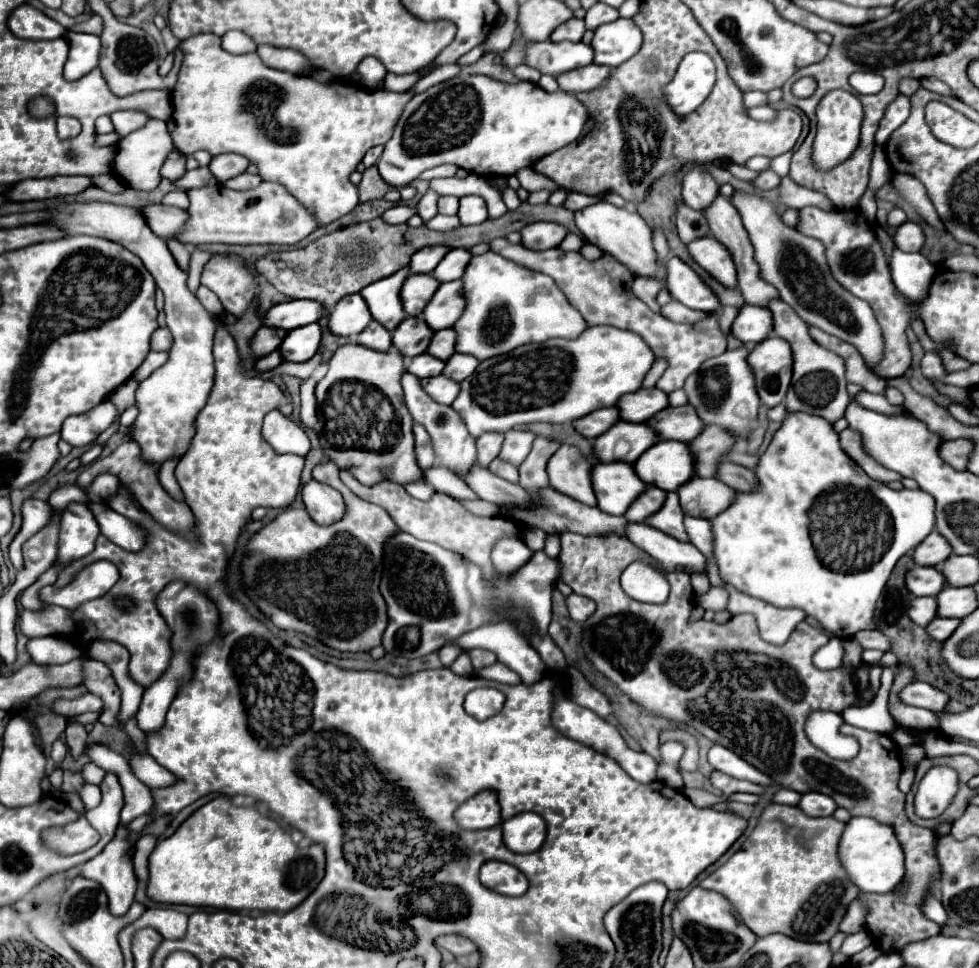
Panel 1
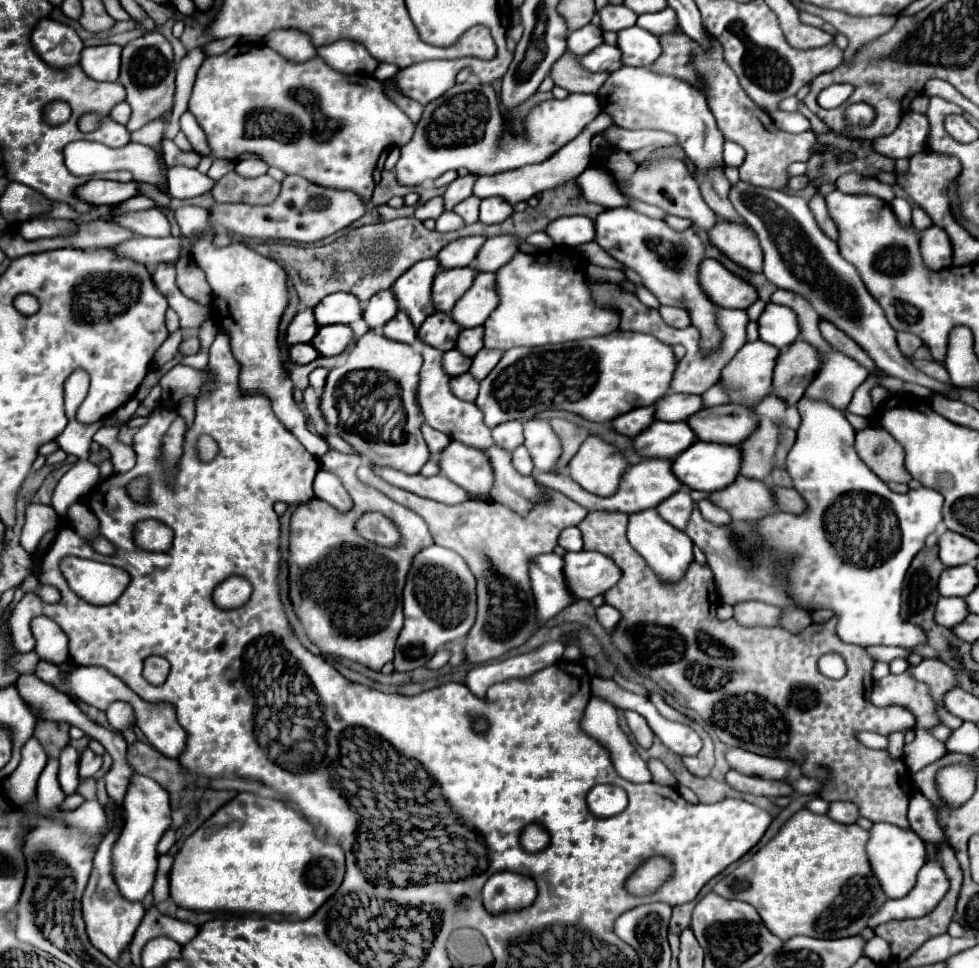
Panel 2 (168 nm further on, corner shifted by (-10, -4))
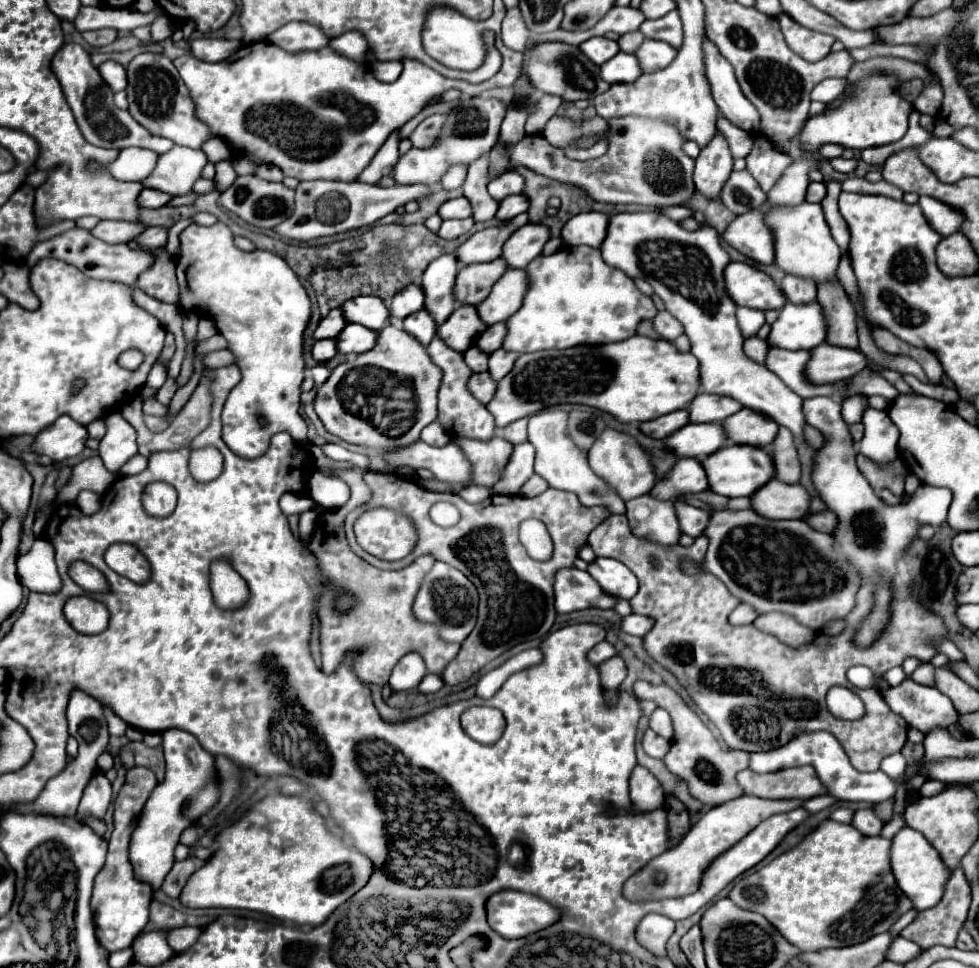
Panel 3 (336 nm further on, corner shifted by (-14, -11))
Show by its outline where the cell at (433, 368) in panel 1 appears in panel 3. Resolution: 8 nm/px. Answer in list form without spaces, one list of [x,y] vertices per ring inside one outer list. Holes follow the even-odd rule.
[[[470,346],[470,350],[464,352],[464,358],[466,358],[466,364],[470,366],[470,370],[474,374],[488,370],[488,354],[480,352],[476,346]]]

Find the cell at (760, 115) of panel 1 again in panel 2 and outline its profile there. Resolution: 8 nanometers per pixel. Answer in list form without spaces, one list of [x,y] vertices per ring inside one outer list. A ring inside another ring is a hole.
[[[776,111],[772,115],[774,123],[784,129],[784,131],[790,131],[790,133],[804,133],[804,131],[810,131],[810,121],[806,117],[802,117],[800,113],[786,113],[786,111]]]

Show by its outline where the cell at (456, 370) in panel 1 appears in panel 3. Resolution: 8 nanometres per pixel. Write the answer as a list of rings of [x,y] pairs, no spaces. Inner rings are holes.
[[[496,350],[494,354],[490,354],[490,360],[488,360],[488,374],[494,378],[494,382],[502,380],[514,366],[518,354],[516,352],[506,352],[506,350]]]

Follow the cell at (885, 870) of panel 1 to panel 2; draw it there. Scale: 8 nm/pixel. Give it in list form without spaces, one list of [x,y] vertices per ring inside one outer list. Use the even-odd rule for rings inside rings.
[[[876,823],[870,829],[868,857],[874,867],[874,875],[882,883],[886,895],[890,899],[902,899],[912,891],[912,887],[916,885],[916,875],[926,863],[926,845],[912,829],[902,829],[892,823]]]

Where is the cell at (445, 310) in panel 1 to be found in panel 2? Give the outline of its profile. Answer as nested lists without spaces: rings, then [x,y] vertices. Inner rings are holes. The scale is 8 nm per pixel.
[[[478,273],[474,287],[456,303],[452,315],[462,327],[478,327],[498,307],[500,297],[496,291],[496,273]]]

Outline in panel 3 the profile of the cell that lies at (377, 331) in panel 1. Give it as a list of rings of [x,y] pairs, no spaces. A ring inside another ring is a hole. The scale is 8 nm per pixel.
[[[420,310],[416,314],[410,314],[404,322],[402,322],[402,328],[408,332],[408,334],[414,334],[414,338],[418,338],[418,342],[422,342],[424,346],[436,336],[436,324],[434,320],[430,318],[430,314],[426,310]]]

